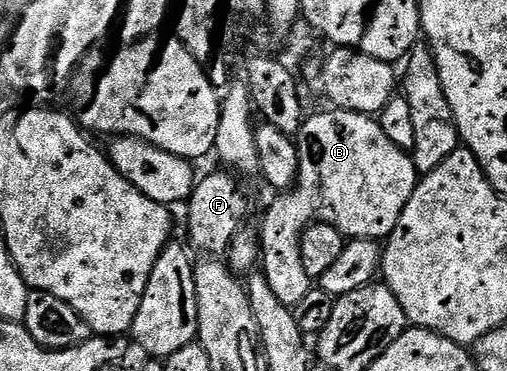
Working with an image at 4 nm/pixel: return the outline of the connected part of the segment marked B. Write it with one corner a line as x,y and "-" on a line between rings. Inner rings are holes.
327,108
324,114
315,114
304,121
297,135
299,148
299,177
290,190
275,196
271,207
263,214
263,235
257,241
261,247
261,273
267,278
273,293
281,304
294,308
305,300
313,288
301,260
301,240
313,222
367,222
366,237
385,240
397,228
409,196
413,196
420,173
408,151
397,148
381,128
381,124
369,114
358,114
352,110

